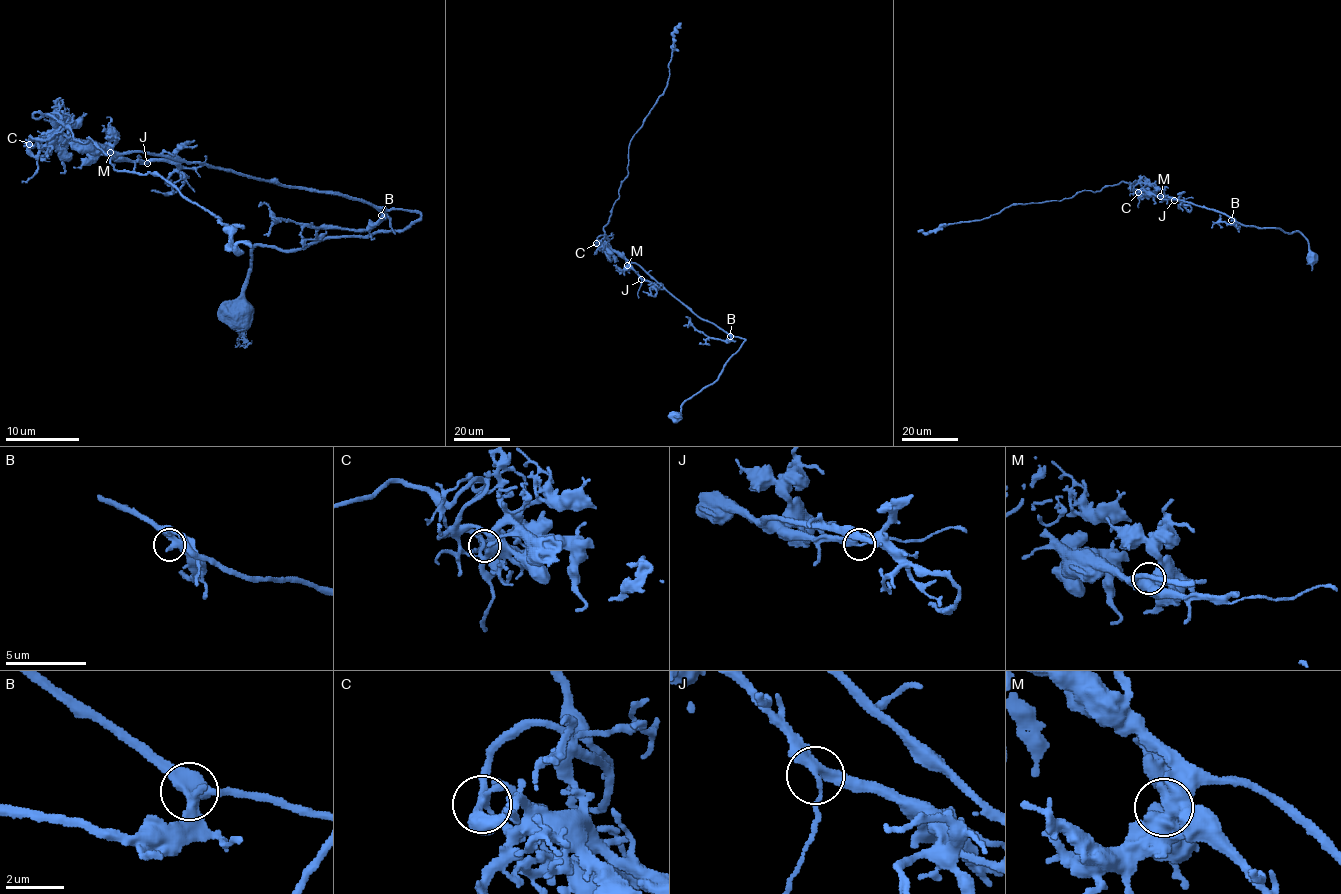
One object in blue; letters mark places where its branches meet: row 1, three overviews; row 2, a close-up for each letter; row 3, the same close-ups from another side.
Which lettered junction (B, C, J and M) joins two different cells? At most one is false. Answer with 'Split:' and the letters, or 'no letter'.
Split: no letter

